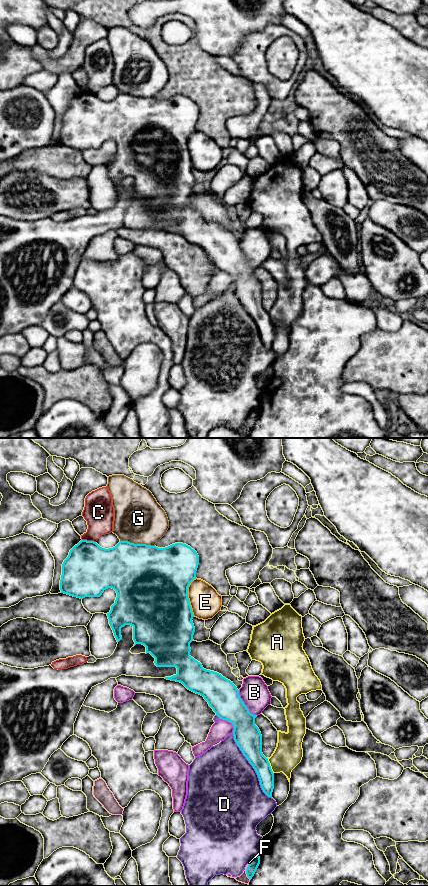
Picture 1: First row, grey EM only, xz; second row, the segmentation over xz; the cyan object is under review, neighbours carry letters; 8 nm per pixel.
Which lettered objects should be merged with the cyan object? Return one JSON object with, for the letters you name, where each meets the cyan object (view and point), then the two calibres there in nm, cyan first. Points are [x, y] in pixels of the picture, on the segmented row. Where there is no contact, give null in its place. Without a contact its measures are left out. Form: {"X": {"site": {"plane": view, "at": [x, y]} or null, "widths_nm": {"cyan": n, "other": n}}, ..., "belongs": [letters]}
{"belongs": []}

